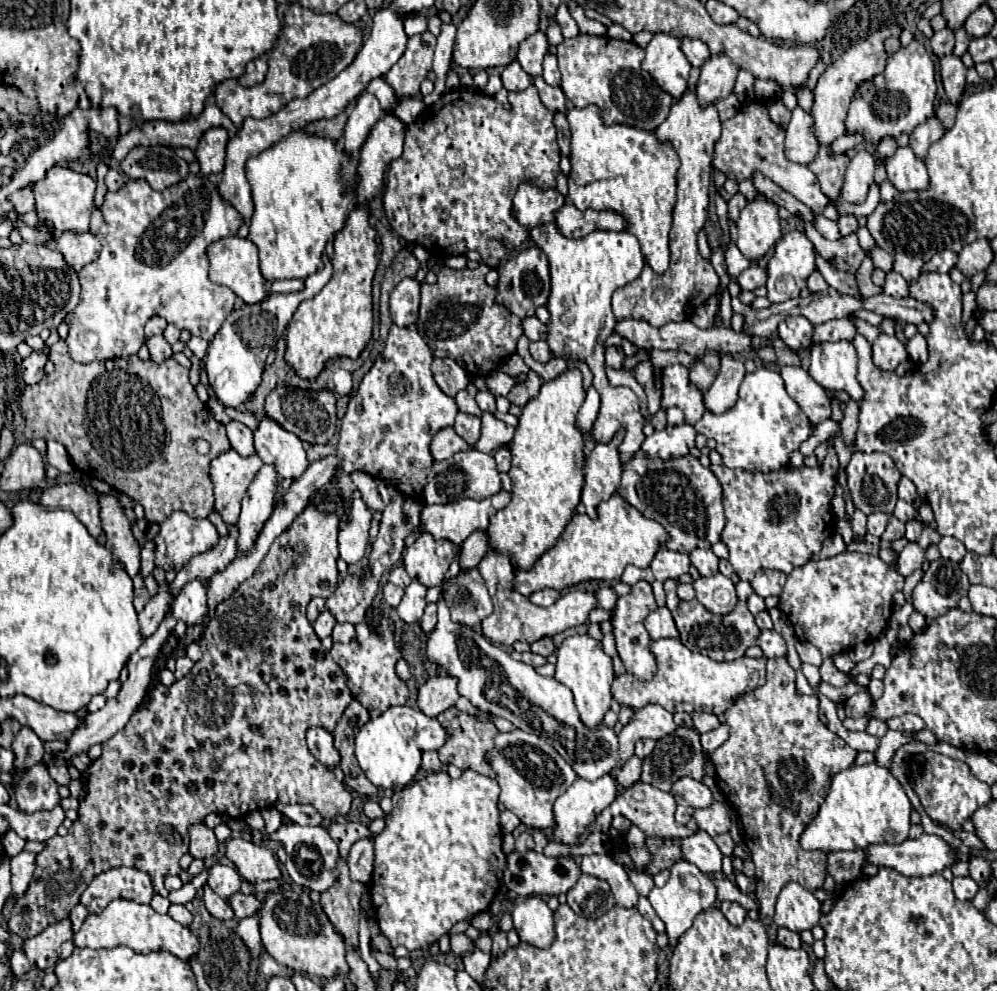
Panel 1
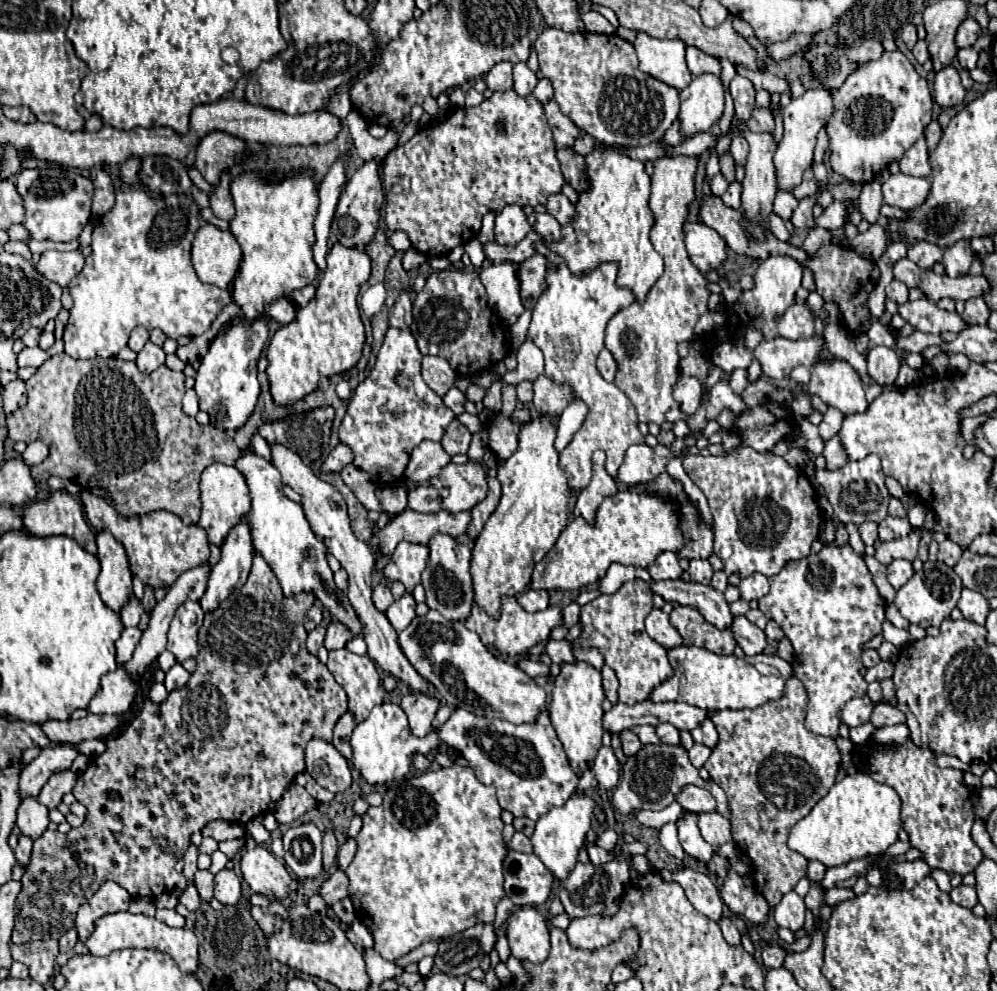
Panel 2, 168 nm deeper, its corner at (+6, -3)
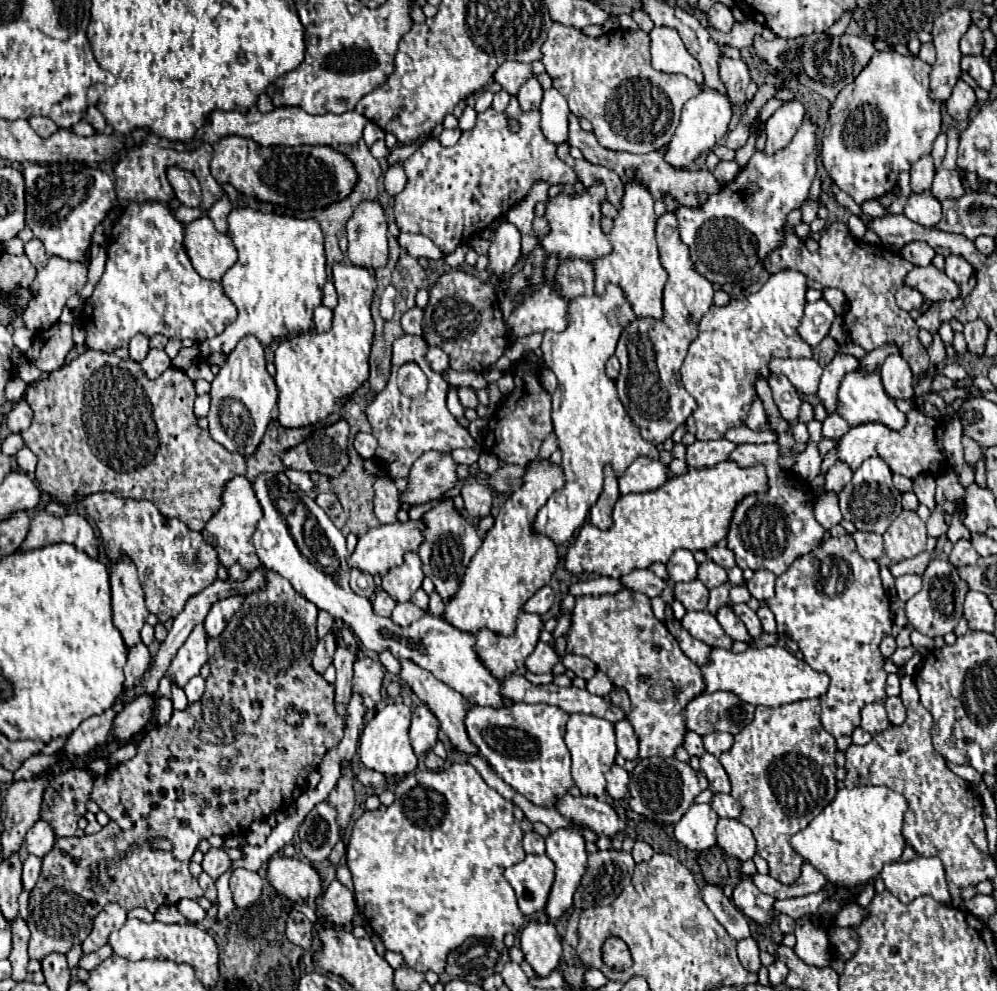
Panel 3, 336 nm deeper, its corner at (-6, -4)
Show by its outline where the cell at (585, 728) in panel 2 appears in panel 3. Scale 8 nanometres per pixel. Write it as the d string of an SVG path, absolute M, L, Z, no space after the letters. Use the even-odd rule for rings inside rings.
M570 714L566 724L566 746L572 754L572 778L584 796L602 796L606 792L604 774L616 756L616 734L614 724L588 714Z

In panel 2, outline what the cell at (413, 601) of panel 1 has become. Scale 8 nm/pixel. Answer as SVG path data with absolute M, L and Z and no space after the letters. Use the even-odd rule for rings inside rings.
M404 595L402 599L396 599L396 601L388 607L386 617L388 617L388 621L392 623L392 627L394 627L396 631L402 631L404 627L408 627L408 623L416 617L414 607L416 607L416 601L414 601L412 595Z

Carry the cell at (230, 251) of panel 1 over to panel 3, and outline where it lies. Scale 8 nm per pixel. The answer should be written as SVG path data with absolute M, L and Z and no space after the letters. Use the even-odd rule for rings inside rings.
M208 216L186 226L186 250L194 270L206 278L220 282L224 272L236 264L236 246L228 234L216 232Z

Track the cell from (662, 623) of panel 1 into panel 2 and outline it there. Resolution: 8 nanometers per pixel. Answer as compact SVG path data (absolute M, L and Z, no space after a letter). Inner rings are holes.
M662 609L650 611L650 615L646 617L646 631L664 649L674 649L674 647L682 645L680 633L672 627L672 623L668 621L668 615Z

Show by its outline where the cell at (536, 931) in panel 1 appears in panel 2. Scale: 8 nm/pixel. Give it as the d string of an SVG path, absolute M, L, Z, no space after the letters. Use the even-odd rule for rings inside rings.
M534 907L516 909L506 927L512 955L520 961L542 963L550 951L550 935L546 919Z

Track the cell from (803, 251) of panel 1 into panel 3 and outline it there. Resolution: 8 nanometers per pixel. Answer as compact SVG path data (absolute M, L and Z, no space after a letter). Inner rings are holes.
M786 268L772 274L756 294L750 294L742 300L732 300L728 306L722 308L712 306L710 312L700 320L698 338L690 344L686 360L682 364L684 388L698 402L698 410L686 420L686 426L698 440L724 438L726 430L744 424L748 416L748 408L756 398L754 376L770 374L766 368L766 362L770 358L812 358L810 344L806 344L796 332L806 306L806 290L808 290L808 278L802 272Z

